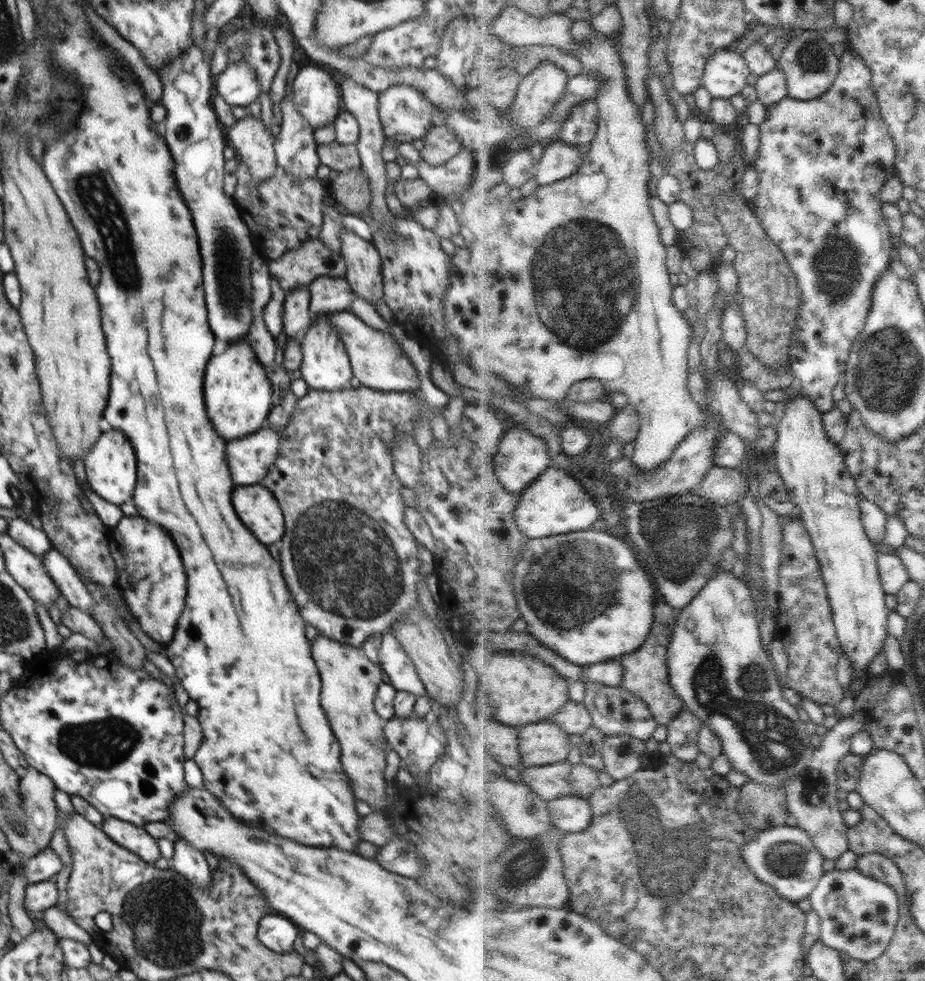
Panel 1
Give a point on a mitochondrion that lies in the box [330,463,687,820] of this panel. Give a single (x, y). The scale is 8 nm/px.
(573, 583)

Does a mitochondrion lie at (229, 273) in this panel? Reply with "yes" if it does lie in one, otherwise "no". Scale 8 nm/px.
yes

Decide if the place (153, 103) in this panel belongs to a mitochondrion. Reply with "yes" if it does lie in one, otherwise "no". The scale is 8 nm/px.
no

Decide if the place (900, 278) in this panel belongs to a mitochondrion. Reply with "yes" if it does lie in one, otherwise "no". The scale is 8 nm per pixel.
no

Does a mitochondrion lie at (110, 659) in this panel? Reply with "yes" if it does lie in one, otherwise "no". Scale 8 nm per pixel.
no

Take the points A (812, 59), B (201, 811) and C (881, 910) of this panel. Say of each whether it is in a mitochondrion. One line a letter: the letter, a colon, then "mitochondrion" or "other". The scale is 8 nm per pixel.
A: mitochondrion
B: other
C: other

